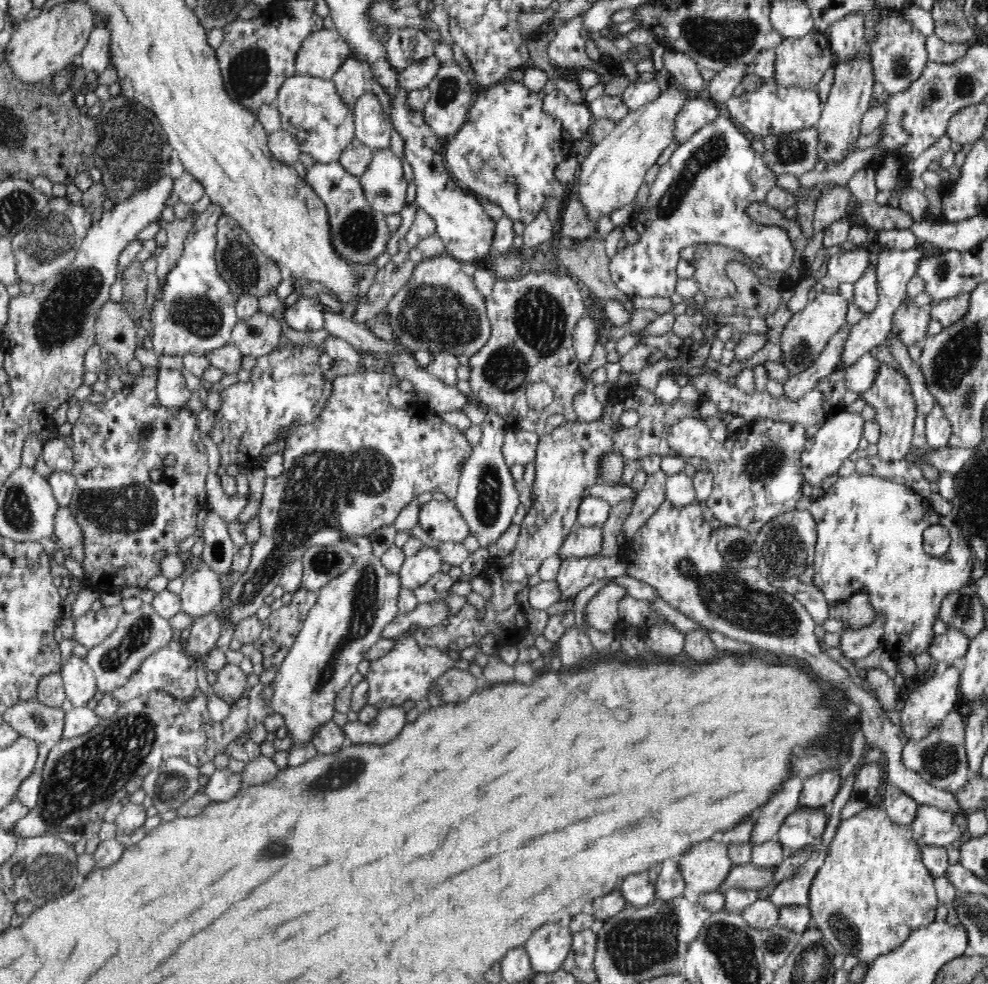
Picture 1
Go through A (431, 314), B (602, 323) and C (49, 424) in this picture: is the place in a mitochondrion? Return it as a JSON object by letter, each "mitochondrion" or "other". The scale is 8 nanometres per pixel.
{"A":"mitochondrion","B":"other","C":"other"}

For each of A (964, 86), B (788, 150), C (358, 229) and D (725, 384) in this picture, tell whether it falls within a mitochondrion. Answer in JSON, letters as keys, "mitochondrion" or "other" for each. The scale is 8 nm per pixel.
{"A":"mitochondrion","B":"mitochondrion","C":"mitochondrion","D":"other"}

